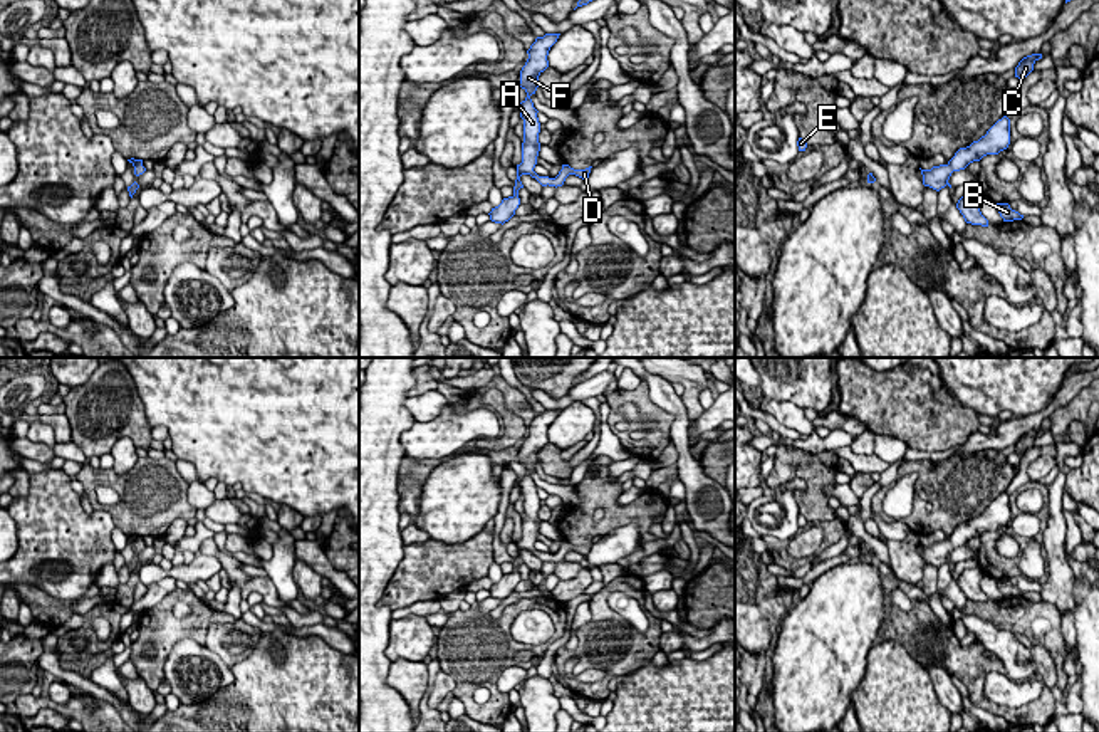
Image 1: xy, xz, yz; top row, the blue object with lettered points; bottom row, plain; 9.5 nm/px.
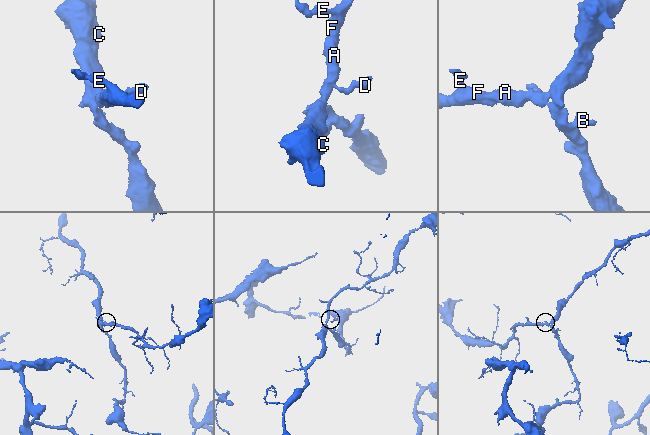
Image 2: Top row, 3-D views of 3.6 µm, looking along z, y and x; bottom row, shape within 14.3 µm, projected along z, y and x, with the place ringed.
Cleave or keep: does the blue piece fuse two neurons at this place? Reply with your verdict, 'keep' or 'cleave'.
keep

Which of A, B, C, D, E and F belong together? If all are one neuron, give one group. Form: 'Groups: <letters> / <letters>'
Groups: A B C D E F

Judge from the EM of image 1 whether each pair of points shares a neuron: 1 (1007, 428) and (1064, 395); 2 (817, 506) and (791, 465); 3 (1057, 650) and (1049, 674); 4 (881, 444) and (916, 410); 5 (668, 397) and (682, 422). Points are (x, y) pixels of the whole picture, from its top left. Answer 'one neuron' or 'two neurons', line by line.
1: one neuron
2: one neuron
3: two neurons
4: two neurons
5: one neuron

